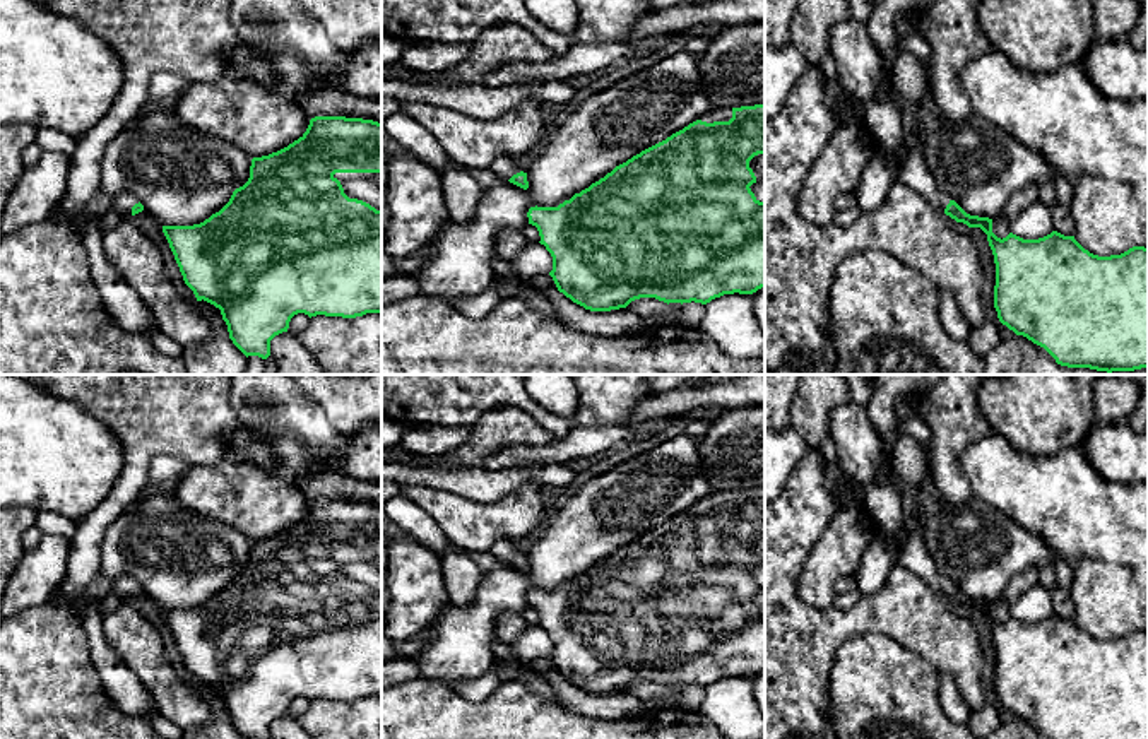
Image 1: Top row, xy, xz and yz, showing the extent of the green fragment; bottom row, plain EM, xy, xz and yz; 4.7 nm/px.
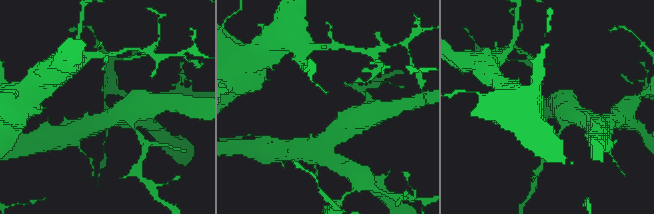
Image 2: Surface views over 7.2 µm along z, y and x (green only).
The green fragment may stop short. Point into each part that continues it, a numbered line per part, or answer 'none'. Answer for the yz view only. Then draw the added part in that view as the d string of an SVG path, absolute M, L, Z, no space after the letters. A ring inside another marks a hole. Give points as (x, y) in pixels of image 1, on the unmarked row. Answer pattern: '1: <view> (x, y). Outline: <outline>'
1: yz (912, 555). Outline: M932 477L915 486L917 525L910 537L897 546L897 565L915 573L934 592L946 592L950 580L939 575L924 539L927 522L938 513L943 501L938 494Z

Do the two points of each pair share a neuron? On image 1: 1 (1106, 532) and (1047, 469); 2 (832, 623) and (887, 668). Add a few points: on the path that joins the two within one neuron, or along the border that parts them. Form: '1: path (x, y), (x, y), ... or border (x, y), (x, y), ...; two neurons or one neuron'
1: path (1090, 517), (1058, 484); one neuron
2: border (892, 638), (851, 637), (828, 673); two neurons

